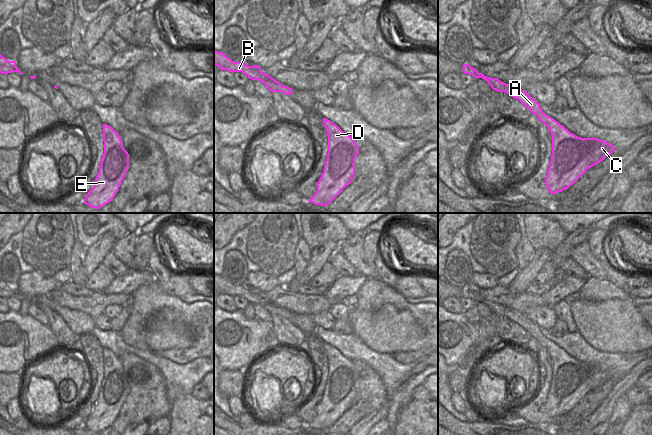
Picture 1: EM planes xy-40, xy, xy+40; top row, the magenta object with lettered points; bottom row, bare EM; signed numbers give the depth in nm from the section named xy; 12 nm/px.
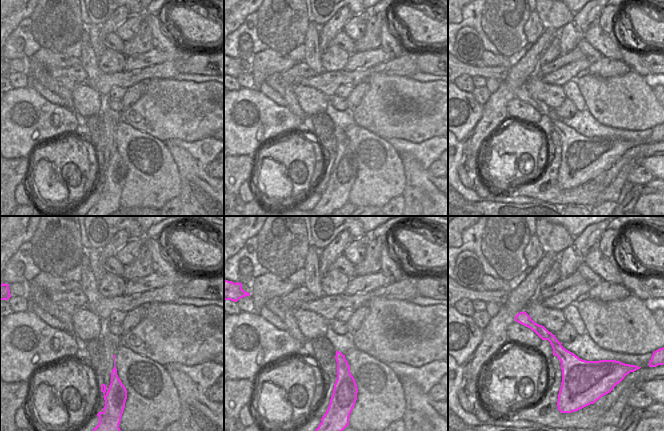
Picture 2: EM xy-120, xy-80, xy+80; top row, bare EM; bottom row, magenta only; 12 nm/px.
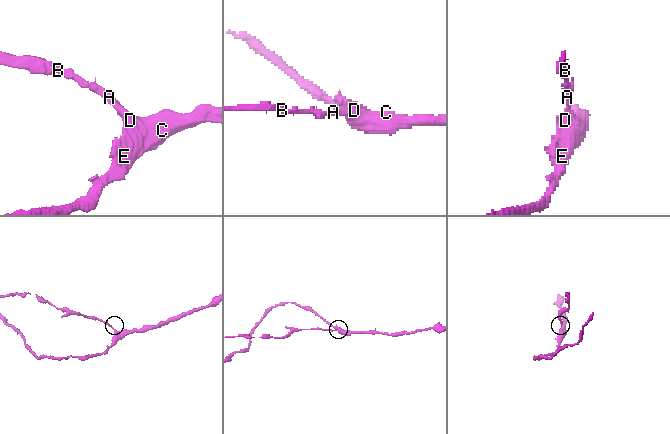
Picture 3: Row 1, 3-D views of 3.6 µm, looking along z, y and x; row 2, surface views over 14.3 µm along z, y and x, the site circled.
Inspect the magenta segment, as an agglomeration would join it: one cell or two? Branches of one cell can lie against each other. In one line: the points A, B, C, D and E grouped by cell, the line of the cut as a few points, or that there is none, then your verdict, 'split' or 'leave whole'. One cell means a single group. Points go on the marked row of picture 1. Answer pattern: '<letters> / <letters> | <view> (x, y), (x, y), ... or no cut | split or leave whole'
A B C D E | no cut | leave whole

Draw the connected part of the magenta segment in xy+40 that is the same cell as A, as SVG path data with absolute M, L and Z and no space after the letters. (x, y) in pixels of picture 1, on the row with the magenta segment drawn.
M463 64L463 73L482 78L493 90L506 92L519 100L549 129L552 136L552 155L545 184L551 194L562 192L572 186L589 168L610 156L615 147L598 138L581 138L545 114L540 104L524 90L479 73L469 64Z

